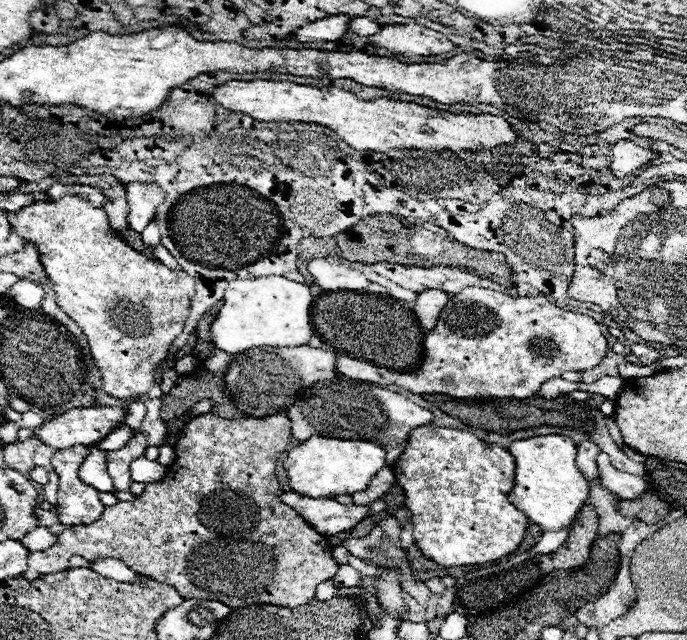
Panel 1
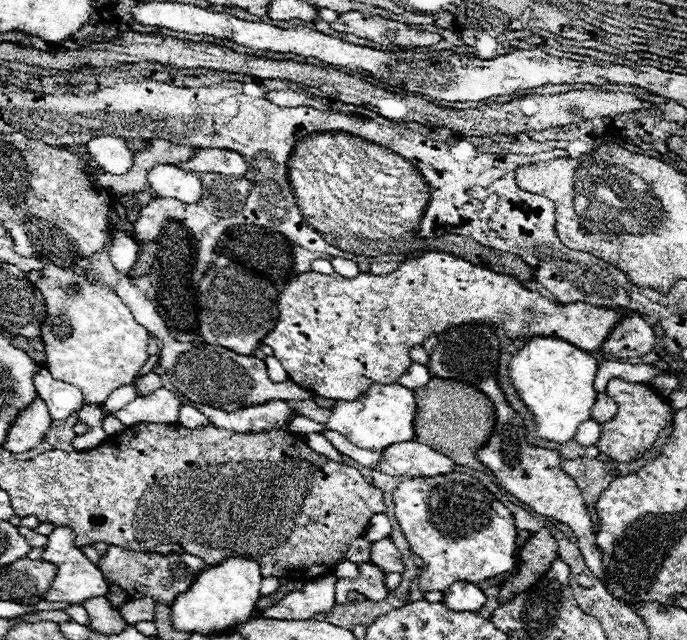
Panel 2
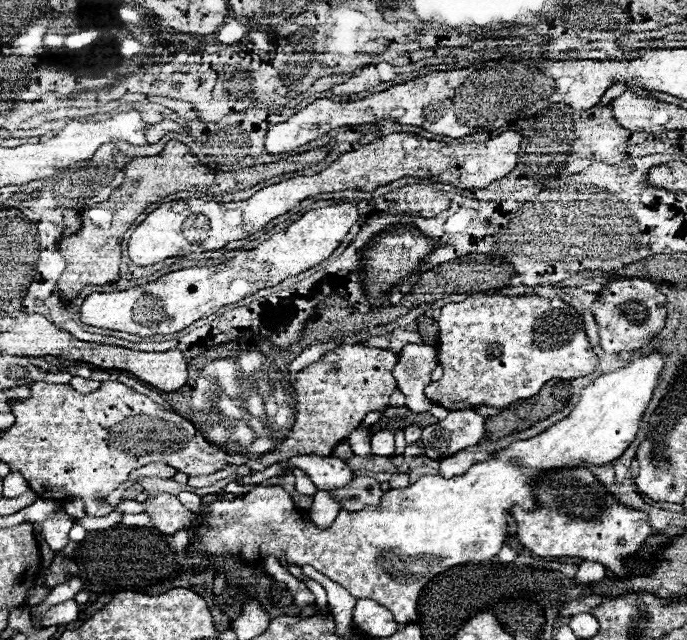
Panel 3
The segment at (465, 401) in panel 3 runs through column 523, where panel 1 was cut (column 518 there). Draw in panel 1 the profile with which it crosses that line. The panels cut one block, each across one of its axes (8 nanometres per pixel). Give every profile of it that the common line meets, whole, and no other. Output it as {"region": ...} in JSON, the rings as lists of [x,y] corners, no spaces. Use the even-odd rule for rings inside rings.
{"region":[[[476,286],[464,288],[446,302],[440,326],[446,328],[436,326],[424,336],[424,358],[412,372],[394,374],[346,356],[338,356],[338,372],[370,384],[398,384],[412,394],[448,394],[480,402],[494,398],[522,400],[534,396],[548,378],[562,376],[568,370],[592,370],[608,352],[608,342],[592,316],[562,310],[544,296],[508,296]]]}

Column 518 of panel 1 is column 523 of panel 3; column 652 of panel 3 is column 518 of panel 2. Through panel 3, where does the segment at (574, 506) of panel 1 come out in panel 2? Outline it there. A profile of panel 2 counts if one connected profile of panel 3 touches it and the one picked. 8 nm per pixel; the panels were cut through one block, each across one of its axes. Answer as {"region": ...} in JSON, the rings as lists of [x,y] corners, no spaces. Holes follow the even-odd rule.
{"region":[[[534,336],[510,362],[510,378],[520,392],[522,402],[532,410],[538,438],[566,444],[574,438],[576,428],[590,418],[590,408],[596,402],[594,376],[598,370],[596,358],[572,346],[566,340],[550,336]]]}

